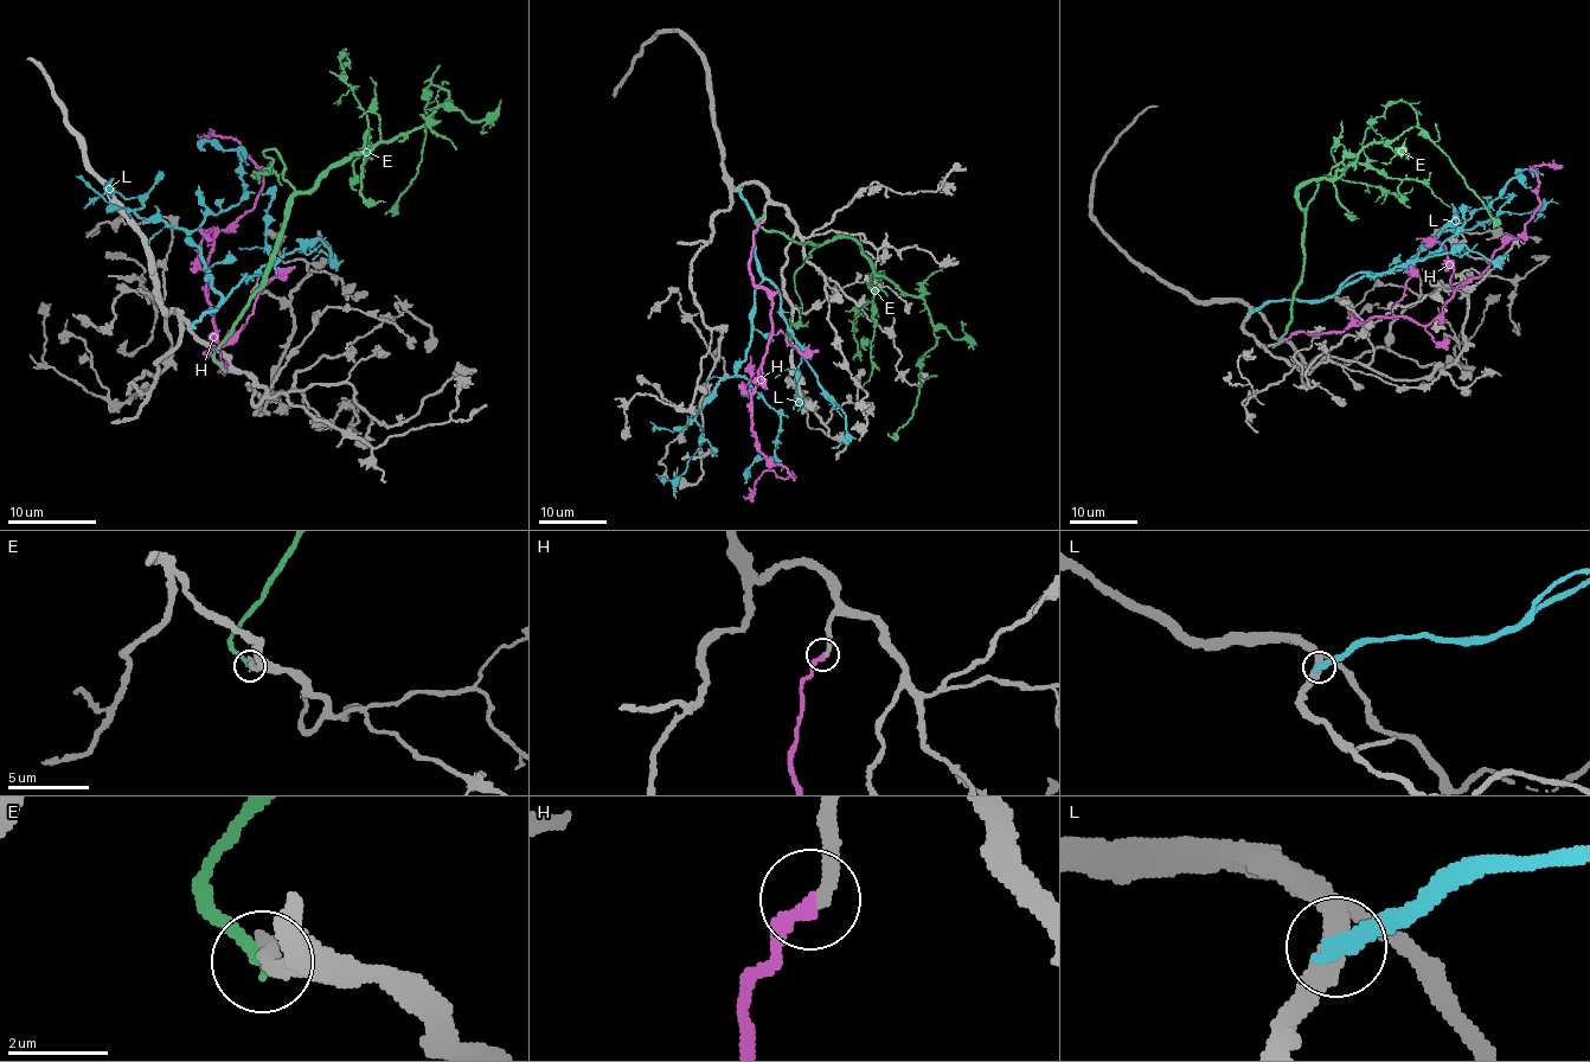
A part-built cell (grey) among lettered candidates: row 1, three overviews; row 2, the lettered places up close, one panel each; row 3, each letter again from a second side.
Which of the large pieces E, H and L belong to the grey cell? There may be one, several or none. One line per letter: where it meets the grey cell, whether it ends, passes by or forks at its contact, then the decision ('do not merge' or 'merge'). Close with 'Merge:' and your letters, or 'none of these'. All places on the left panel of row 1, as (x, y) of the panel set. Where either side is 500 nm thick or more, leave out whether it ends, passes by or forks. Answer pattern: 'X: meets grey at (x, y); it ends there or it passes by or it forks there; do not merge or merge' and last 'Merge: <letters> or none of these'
E: meets grey at (224, 370); it ends there; do not merge
H: meets grey at (222, 365); it ends there; merge
L: meets grey at (191, 326); it ends there; do not merge
Merge: H

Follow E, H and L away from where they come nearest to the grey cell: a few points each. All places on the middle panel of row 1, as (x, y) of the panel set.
E: (763, 215), (758, 225), (794, 242), (847, 237), (928, 309), (936, 344), (922, 357), (914, 414), (889, 433)
H: (762, 221), (750, 275), (767, 292), (771, 337), (751, 430), (794, 479), (770, 469), (743, 496)
L: (739, 190), (755, 222), (762, 276), (751, 344), (737, 375), (781, 415), (777, 448), (752, 464), (744, 484)

